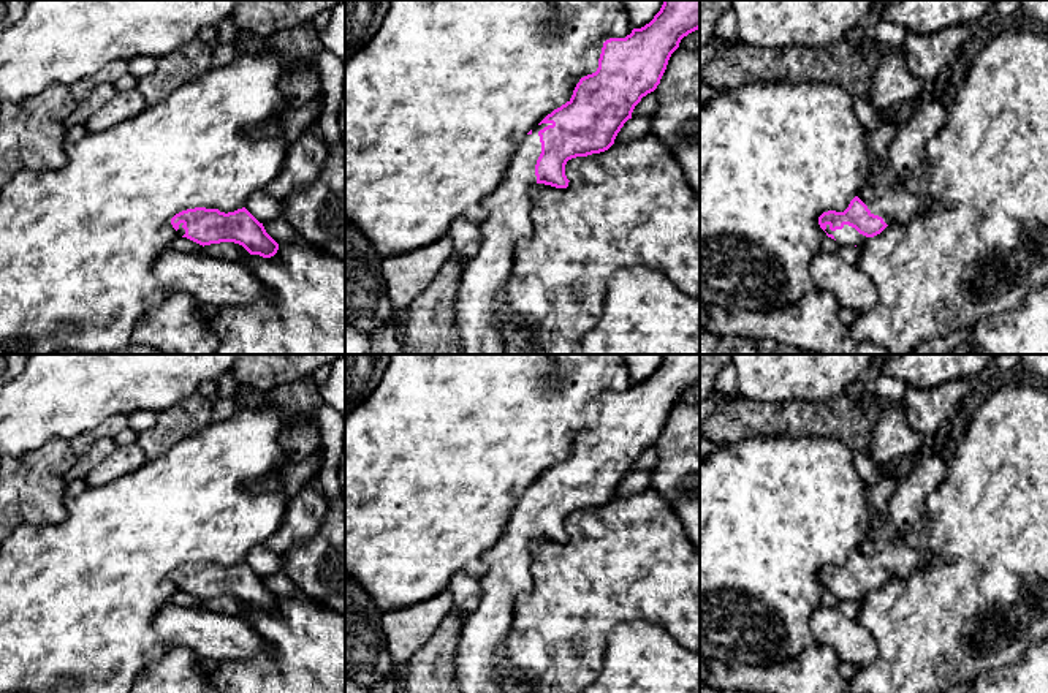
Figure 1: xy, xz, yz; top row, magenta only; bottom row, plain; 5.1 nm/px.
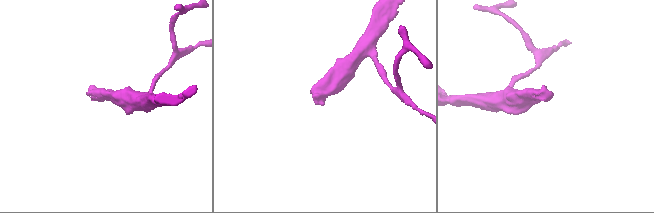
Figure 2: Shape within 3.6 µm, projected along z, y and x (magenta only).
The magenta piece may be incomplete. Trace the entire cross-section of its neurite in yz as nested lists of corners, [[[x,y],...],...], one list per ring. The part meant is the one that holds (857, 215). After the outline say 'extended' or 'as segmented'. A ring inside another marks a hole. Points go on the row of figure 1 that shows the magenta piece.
[[[883,155],[871,171],[871,180],[861,187],[844,212],[828,210],[818,217],[820,228],[839,247],[863,247],[869,237],[880,234],[890,223],[909,223],[921,215],[931,203],[904,188]]]; extended

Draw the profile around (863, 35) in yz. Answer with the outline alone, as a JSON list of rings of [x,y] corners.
[[[863,24],[855,27],[853,30],[850,30],[847,33],[847,40],[850,44],[856,46],[856,47],[866,47],[869,44],[877,43],[877,30],[874,28],[872,24]]]

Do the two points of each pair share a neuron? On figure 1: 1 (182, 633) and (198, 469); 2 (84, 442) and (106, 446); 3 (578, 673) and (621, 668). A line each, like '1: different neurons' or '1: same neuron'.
1: different neurons
2: different neurons
3: different neurons

